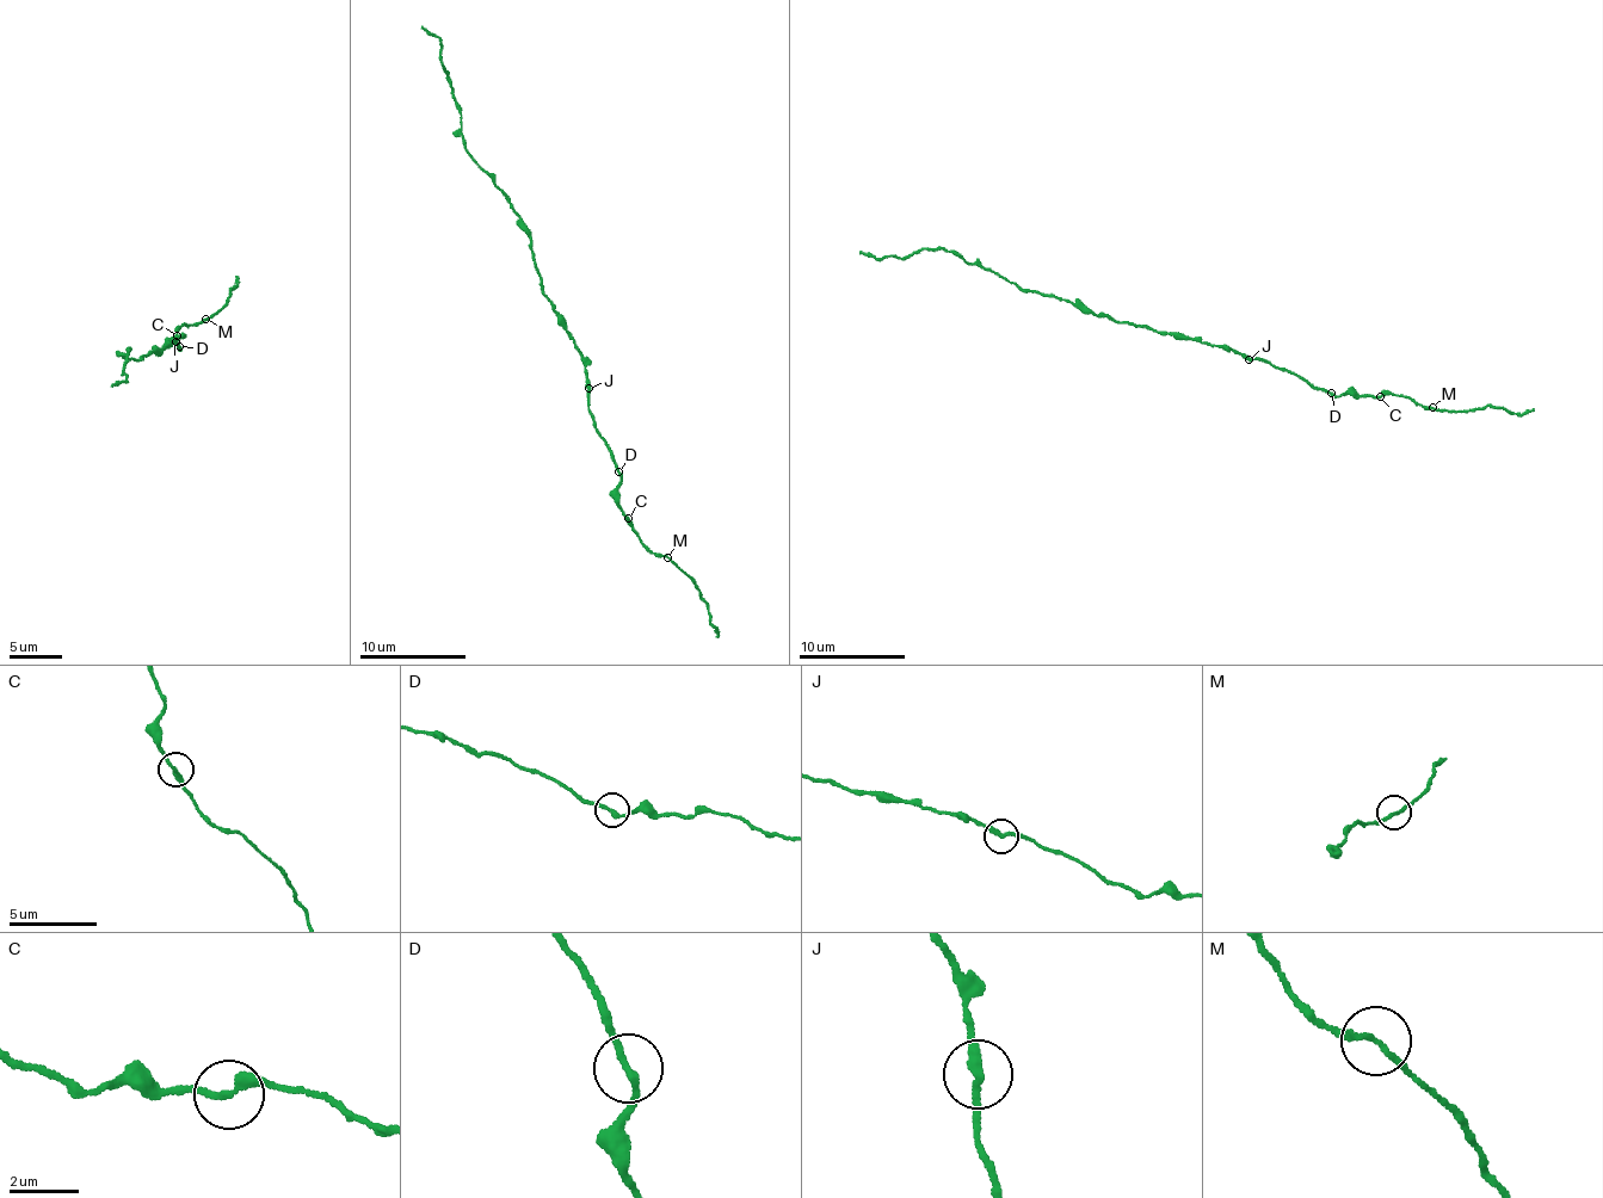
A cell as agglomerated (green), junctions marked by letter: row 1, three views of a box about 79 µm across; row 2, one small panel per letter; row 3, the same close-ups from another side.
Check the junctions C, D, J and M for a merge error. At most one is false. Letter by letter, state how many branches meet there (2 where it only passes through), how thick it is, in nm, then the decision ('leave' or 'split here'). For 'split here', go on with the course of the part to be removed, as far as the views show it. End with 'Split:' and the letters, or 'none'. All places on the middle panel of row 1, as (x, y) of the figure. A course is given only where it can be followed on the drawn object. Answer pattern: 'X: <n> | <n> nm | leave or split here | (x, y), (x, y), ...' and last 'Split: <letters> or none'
C: 2 | 240 nm | leave
D: 2 | 200 nm | leave
J: 2 | 240 nm | leave
M: 2 | 160 nm | leave
Split: none

